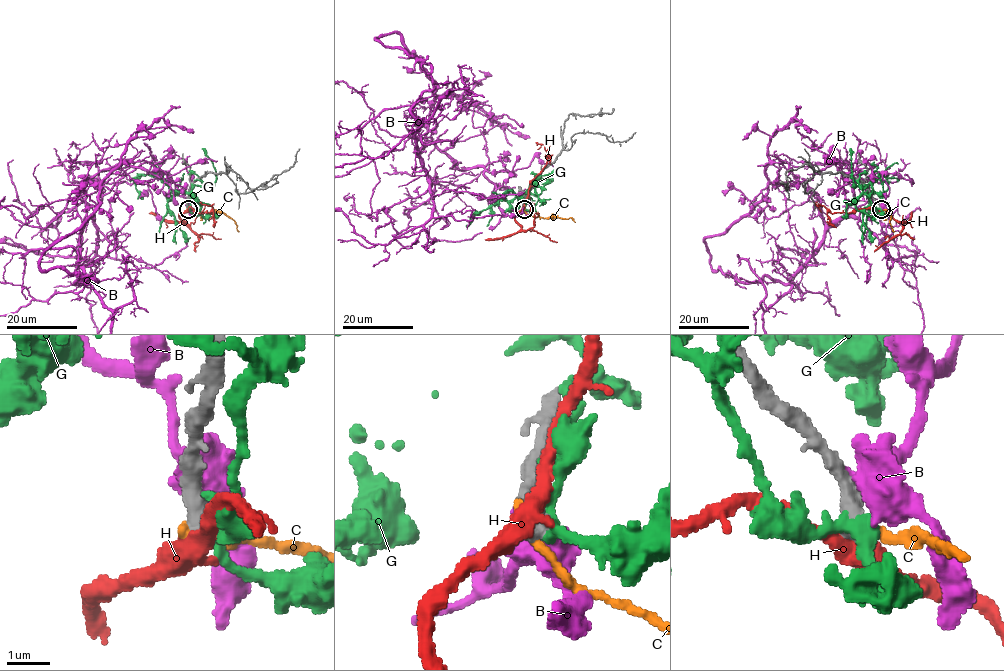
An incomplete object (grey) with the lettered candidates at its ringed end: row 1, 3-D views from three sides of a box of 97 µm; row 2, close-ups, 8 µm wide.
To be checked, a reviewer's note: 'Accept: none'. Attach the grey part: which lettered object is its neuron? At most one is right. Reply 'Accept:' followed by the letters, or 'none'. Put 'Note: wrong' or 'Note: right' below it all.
Accept: none
Note: right

